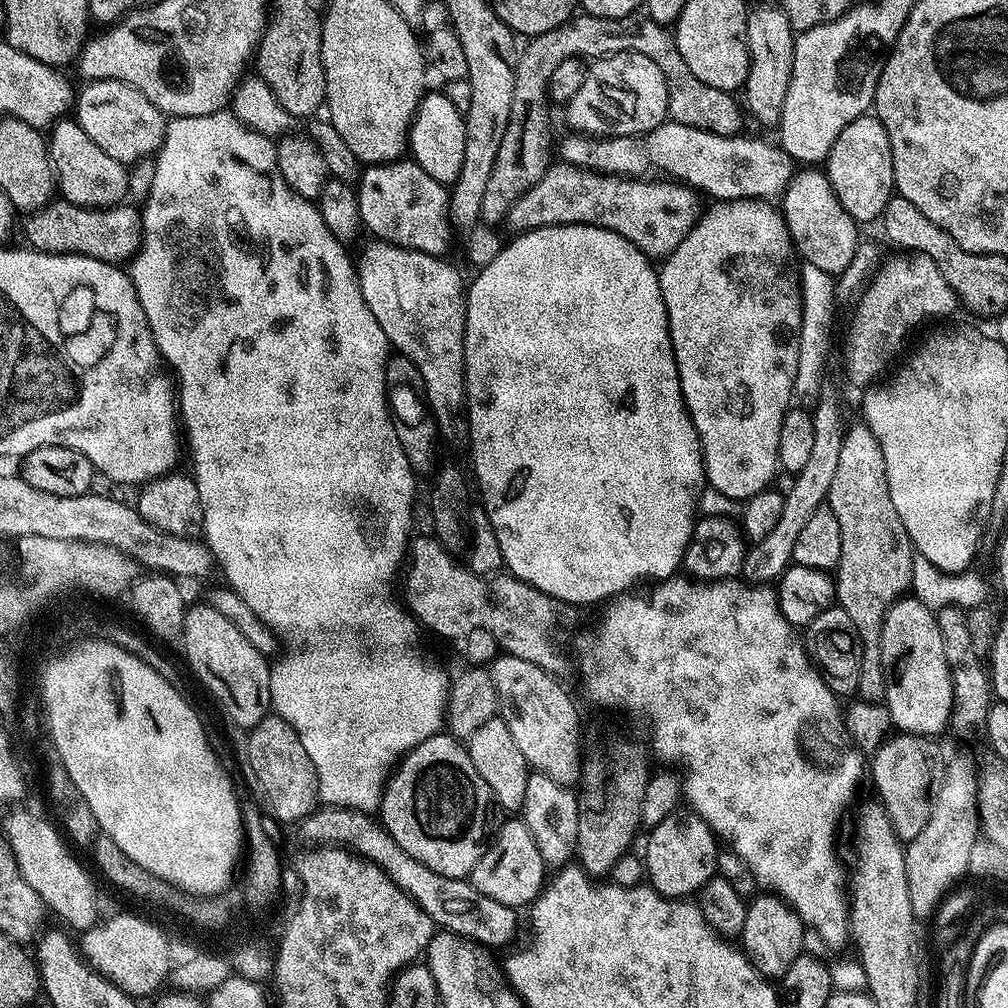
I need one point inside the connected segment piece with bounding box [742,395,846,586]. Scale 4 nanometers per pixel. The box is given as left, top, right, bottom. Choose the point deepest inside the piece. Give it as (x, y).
(768, 558)

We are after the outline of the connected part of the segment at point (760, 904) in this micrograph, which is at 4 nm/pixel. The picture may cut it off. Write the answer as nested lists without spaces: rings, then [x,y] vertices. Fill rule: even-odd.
[[[756,894],[747,901],[746,926],[742,926],[738,940],[752,964],[764,976],[782,978],[786,970],[804,952],[806,925],[795,909],[777,894]]]

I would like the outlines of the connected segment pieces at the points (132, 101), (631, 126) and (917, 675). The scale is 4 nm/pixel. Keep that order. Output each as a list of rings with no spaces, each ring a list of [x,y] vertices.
[[[94,80],[83,87],[74,100],[74,119],[99,149],[125,166],[159,152],[164,143],[166,117],[146,94],[117,80]]]
[[[622,51],[613,56],[596,58],[587,69],[582,90],[566,106],[569,129],[597,136],[633,136],[654,130],[669,119],[668,83],[646,58],[637,52]]]
[[[908,594],[895,600],[884,615],[880,661],[884,667],[886,690],[883,703],[892,716],[892,723],[900,732],[911,732],[914,736],[939,737],[943,728],[949,727],[952,718],[952,679],[946,662],[946,650],[942,650],[942,630],[938,630],[936,612]]]

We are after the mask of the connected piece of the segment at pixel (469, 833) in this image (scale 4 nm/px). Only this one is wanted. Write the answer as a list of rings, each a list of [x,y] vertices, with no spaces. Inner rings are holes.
[[[437,734],[414,746],[393,767],[378,819],[410,858],[430,866],[434,874],[462,880],[471,877],[490,843],[492,808],[490,786],[474,770],[467,747],[451,734]]]

